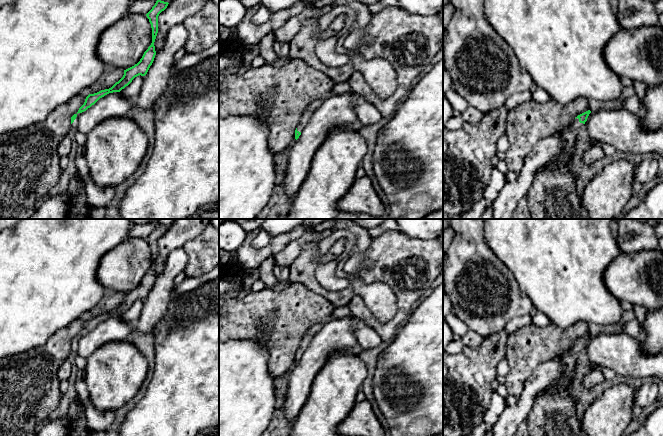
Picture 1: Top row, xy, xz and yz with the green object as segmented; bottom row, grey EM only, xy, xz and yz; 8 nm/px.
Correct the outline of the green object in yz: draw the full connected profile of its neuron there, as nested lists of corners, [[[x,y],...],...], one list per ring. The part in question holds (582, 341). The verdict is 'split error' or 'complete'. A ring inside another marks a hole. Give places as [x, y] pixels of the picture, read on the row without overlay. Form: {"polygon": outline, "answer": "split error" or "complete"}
{"polygon": [[[590,334],[578,339],[568,350],[555,359],[563,362],[561,378],[537,393],[527,415],[530,436],[581,436],[581,420],[575,404],[569,397],[577,360],[583,355]]], "answer": "split error"}

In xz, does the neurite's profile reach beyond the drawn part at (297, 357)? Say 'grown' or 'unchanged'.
grown

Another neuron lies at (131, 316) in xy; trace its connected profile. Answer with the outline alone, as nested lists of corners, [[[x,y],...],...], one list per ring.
[[[137,300],[135,301],[132,306],[122,313],[119,317],[130,325],[136,325],[139,320],[142,308],[144,305],[144,300]]]

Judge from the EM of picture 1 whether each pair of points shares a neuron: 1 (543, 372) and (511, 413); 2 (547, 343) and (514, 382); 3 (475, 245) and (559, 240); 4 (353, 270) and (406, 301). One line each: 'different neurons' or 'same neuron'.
1: same neuron
2: same neuron
3: different neurons
4: same neuron

